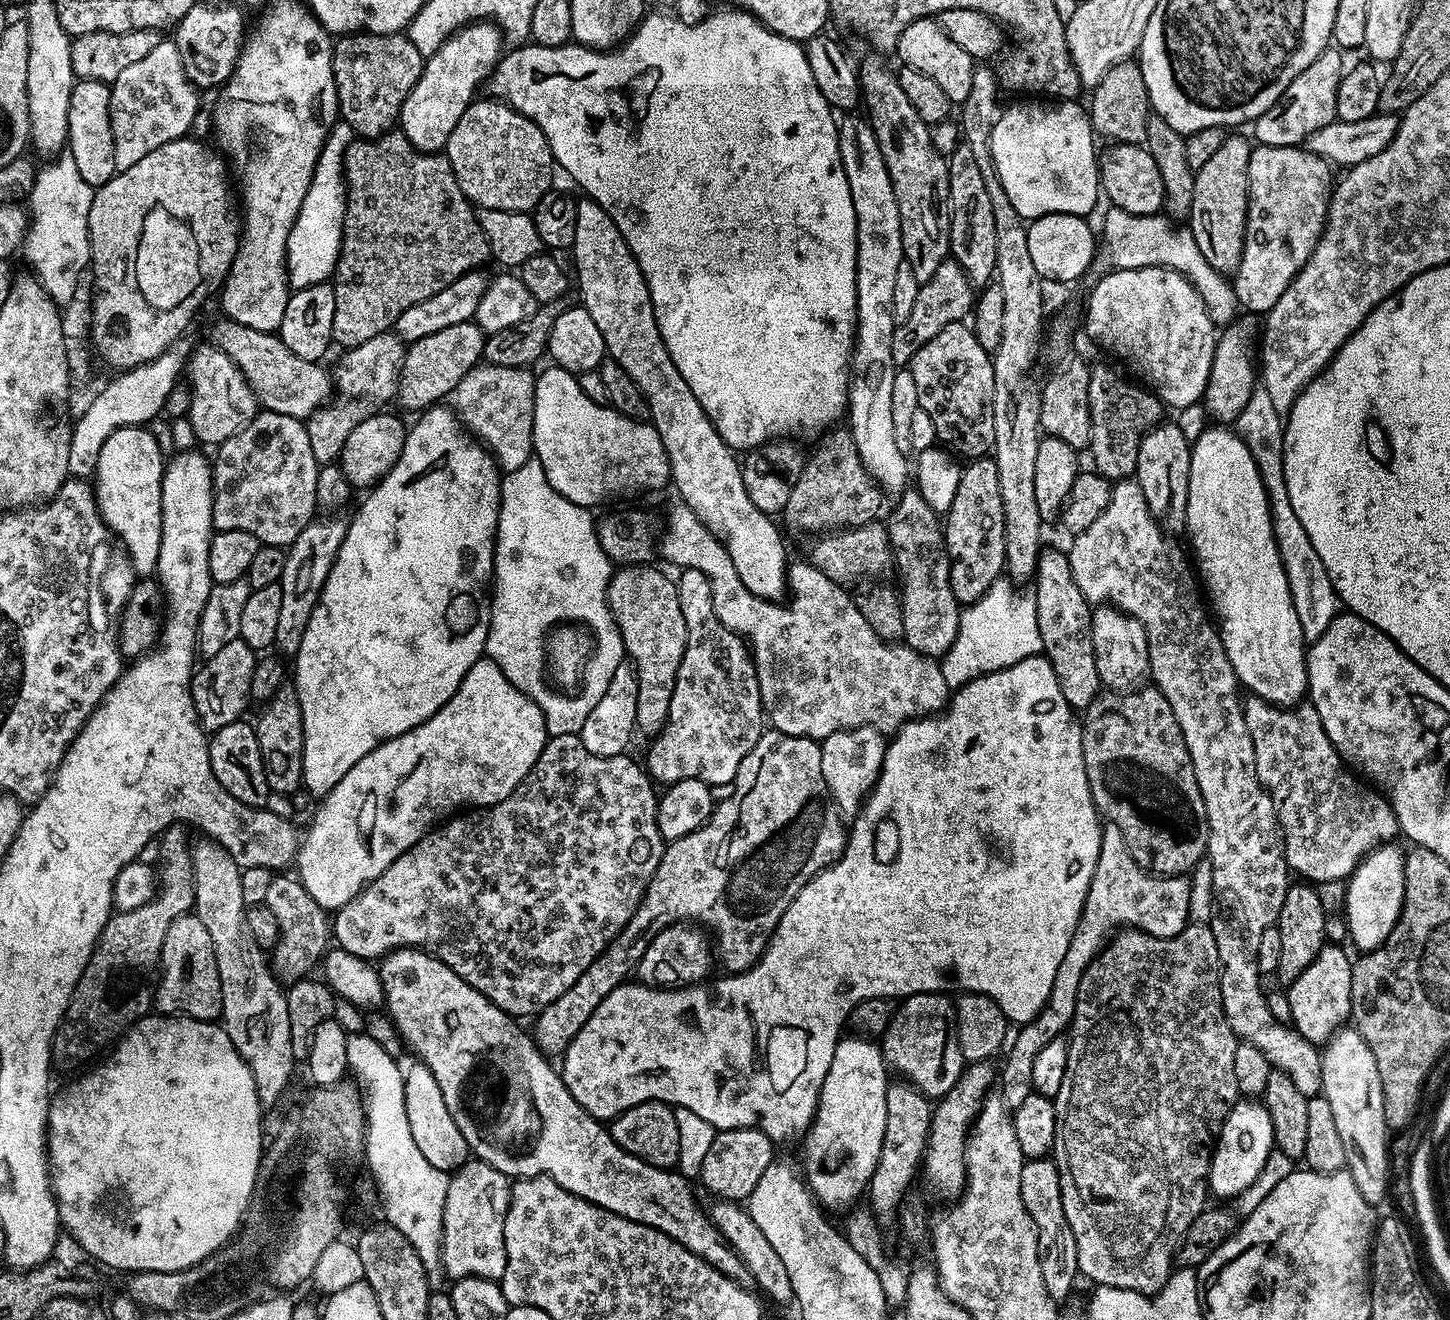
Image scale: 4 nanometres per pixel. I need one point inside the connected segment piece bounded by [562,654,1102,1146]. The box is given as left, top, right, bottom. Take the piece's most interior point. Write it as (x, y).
(968, 866)

